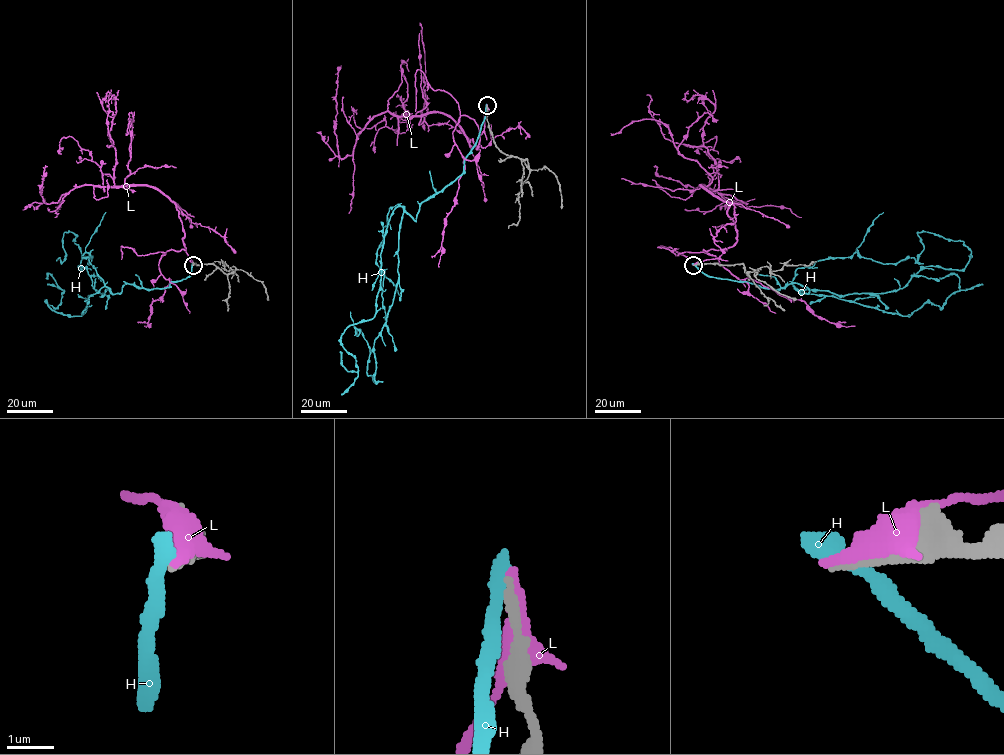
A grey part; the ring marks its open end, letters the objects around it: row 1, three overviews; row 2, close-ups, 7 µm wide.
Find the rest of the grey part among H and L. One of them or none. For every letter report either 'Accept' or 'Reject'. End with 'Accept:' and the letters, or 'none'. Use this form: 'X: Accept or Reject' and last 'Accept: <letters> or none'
H: Reject
L: Reject
Accept: none

